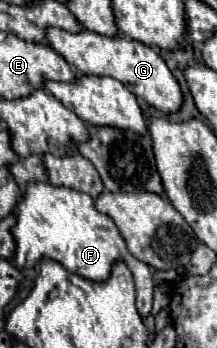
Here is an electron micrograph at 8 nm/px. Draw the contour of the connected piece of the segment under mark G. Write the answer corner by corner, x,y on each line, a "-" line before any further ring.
49,28
47,44
59,52
79,74
87,76
111,76
123,82
137,98
145,100
149,106
157,108
163,114
175,114
183,106
183,92
179,88
177,78
167,68
165,60
159,56
157,50
131,40
127,36
107,38
89,30
81,34
69,34
59,28

